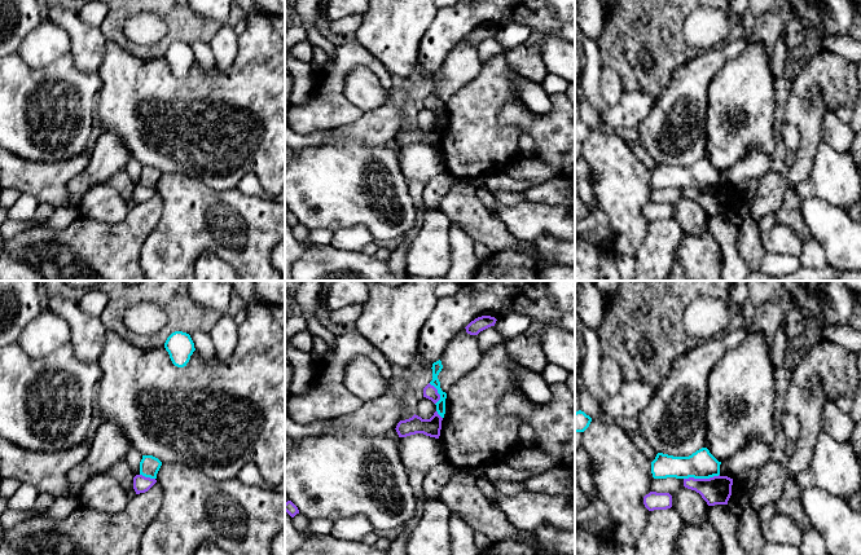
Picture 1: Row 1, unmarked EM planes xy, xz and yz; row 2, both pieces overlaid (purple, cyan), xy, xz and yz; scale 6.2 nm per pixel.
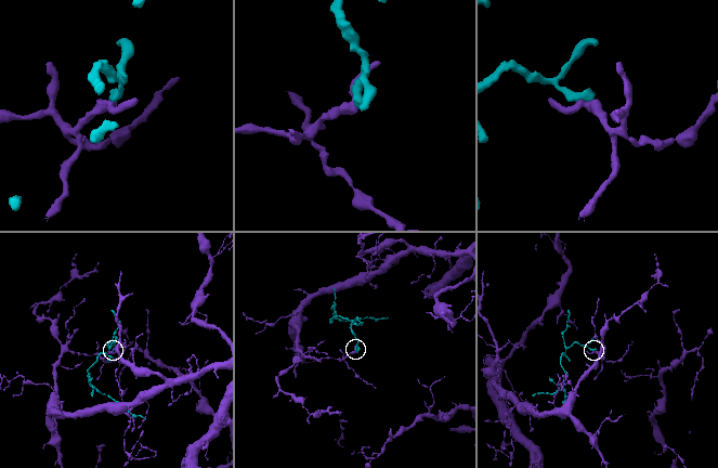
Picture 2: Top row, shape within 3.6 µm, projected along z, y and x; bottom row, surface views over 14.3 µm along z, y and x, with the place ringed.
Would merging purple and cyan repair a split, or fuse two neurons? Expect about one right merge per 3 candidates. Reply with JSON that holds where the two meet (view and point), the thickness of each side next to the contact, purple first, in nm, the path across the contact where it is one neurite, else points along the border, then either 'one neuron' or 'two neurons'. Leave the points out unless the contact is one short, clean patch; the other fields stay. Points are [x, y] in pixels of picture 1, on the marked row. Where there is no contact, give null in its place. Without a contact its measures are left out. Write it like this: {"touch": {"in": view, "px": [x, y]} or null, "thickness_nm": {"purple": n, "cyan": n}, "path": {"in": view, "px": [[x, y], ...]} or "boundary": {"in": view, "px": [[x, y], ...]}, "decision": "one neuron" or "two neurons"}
{"touch": {"in": "yz", "px": [701, 479]}, "thickness_nm": {"purple": 180, "cyan": 180}, "boundary": {"in": "yz", "px": [[719, 474], [711, 478], [684, 479]]}, "decision": "two neurons"}

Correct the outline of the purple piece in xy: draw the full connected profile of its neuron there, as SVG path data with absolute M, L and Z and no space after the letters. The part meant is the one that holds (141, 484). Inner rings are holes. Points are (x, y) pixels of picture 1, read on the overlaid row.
M136 475L133 477L133 489L136 494L148 492L154 484L157 483L155 479L145 477L142 475Z

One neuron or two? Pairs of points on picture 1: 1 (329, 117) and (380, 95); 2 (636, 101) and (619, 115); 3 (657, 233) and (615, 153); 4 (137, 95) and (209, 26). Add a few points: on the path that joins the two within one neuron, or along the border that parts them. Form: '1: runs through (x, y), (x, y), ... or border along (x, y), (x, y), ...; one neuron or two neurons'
1: border along (347, 75), (345, 95), (363, 111); two neurons
2: runs through (632, 105), (623, 114); one neuron
3: border along (649, 221), (646, 234), (637, 250); two neurons
4: border along (132, 53), (143, 58), (163, 56); two neurons

